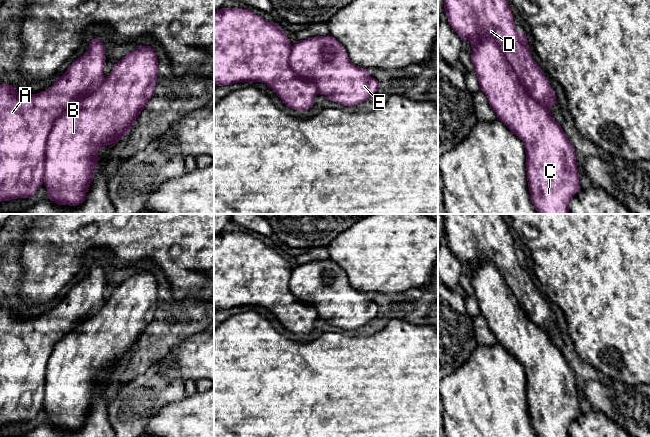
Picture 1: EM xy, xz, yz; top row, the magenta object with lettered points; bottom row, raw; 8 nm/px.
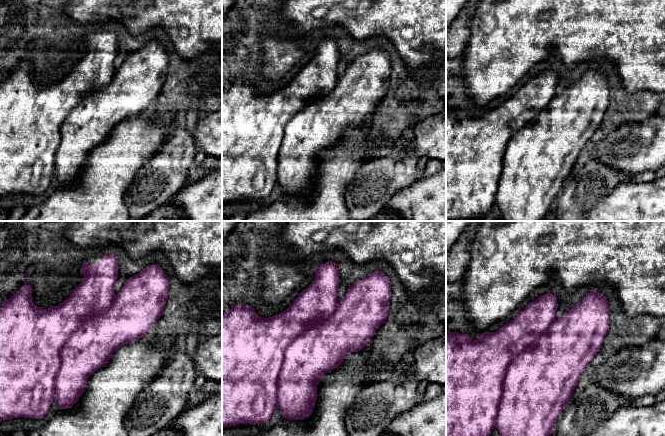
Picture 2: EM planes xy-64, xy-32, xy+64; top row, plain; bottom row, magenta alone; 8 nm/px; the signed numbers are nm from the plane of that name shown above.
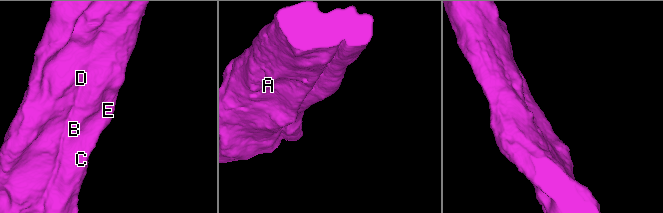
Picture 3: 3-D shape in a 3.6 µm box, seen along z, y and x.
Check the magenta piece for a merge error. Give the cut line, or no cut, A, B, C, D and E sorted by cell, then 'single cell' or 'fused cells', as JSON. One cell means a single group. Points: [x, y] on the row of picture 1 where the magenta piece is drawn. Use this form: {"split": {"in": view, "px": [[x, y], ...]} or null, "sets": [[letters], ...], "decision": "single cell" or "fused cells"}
{"split": null, "sets": [["A", "B", "C", "D", "E"]], "decision": "single cell"}

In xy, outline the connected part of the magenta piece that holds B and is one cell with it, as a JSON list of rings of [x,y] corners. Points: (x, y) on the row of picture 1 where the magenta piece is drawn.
[[[92,39],[85,54],[74,61],[67,71],[57,77],[55,83],[47,90],[37,94],[24,92],[20,94],[16,87],[8,83],[0,84],[0,202],[19,198],[32,198],[39,187],[44,183],[47,188],[47,196],[58,205],[76,206],[84,202],[85,195],[93,181],[93,175],[97,171],[97,162],[100,160],[98,150],[106,145],[115,145],[126,136],[148,101],[154,96],[154,90],[158,77],[158,60],[155,51],[150,46],[140,46],[138,49],[129,52],[120,61],[114,64],[111,73],[105,78],[103,69],[105,65],[105,47],[100,39]]]

